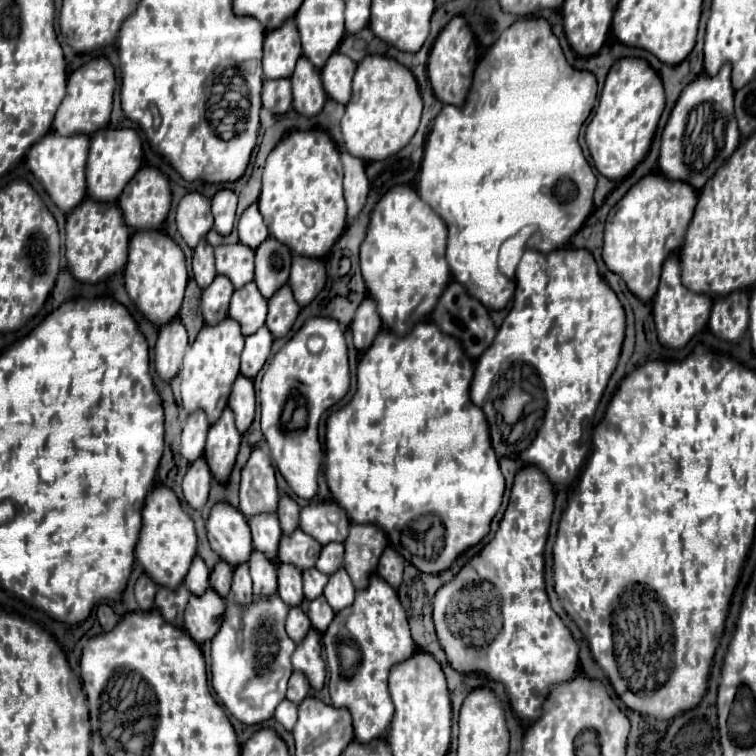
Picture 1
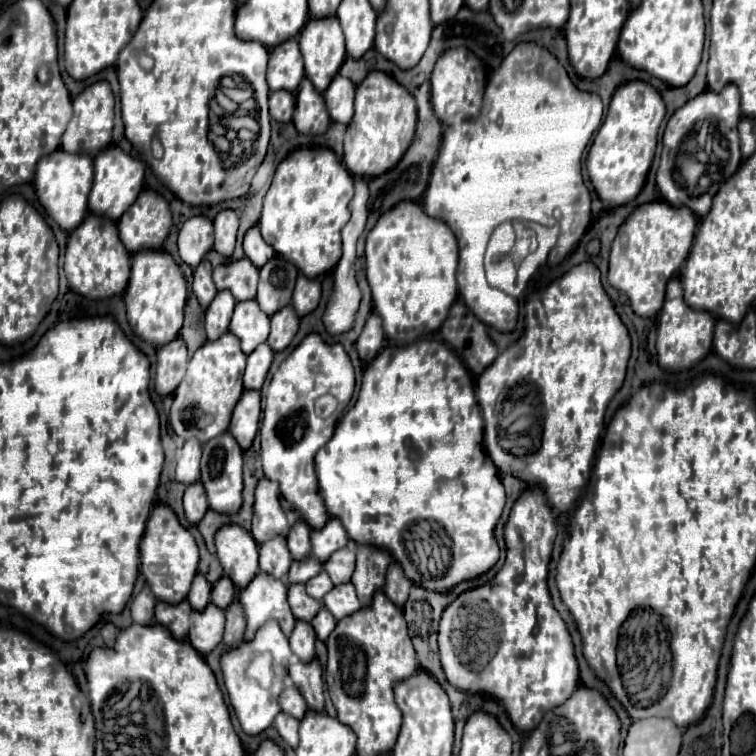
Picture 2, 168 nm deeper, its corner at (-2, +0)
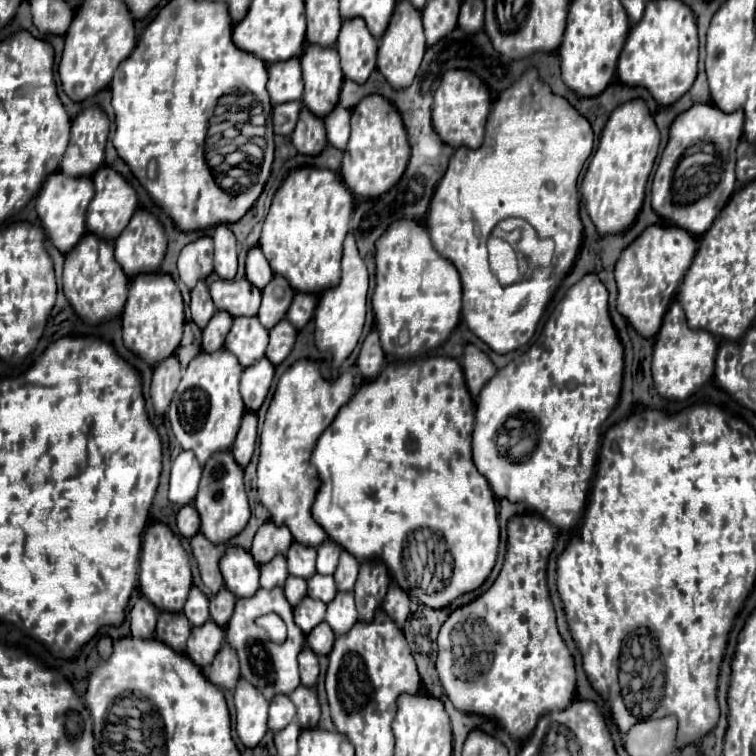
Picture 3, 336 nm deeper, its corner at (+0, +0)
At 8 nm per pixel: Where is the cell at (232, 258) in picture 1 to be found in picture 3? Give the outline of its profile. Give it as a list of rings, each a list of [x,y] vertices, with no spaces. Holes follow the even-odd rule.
[[[215,281],[211,297],[217,311],[227,311],[231,317],[255,317],[261,305],[261,293],[247,281]]]

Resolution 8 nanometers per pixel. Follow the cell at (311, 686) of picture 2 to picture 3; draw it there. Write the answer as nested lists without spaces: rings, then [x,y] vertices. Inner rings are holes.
[[[299,685],[289,695],[289,699],[297,707],[299,727],[301,729],[313,729],[313,727],[317,727],[317,721],[319,721],[319,715],[321,715],[321,709],[319,709],[319,703],[317,703],[317,691]]]

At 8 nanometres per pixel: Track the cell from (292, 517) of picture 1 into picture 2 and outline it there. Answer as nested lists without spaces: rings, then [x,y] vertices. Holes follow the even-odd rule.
[[[295,519],[287,533],[287,547],[295,559],[303,559],[305,555],[311,553],[311,543],[309,543],[309,525],[305,521]]]

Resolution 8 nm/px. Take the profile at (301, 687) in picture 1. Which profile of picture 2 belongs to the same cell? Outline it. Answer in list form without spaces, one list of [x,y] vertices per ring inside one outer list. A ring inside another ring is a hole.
[[[289,685],[281,697],[279,697],[279,703],[281,703],[281,709],[297,719],[303,719],[305,711],[307,711],[307,703],[303,701],[303,695],[299,693],[299,689],[295,685]]]

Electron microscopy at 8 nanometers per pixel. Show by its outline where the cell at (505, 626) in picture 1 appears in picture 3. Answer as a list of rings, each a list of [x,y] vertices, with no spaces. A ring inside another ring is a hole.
[[[523,513],[509,521],[507,531],[509,545],[499,577],[477,601],[453,611],[443,623],[437,637],[439,651],[435,665],[441,685],[457,711],[495,719],[515,741],[525,741],[533,733],[539,717],[561,711],[575,699],[575,665],[557,631],[555,609],[547,589],[547,561],[555,547],[553,525],[537,517],[537,513]]]

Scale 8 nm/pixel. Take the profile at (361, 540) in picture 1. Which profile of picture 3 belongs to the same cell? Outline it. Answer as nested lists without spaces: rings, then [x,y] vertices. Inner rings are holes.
[[[375,561],[361,563],[359,579],[355,583],[355,605],[359,613],[359,621],[371,621],[375,611],[381,607],[387,587],[391,583],[391,575],[385,565]]]

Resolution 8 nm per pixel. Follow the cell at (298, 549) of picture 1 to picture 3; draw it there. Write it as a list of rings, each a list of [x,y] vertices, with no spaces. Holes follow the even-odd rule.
[[[287,577],[283,591],[285,591],[285,597],[291,603],[291,607],[297,607],[301,597],[307,595],[307,581],[299,579],[299,577]]]

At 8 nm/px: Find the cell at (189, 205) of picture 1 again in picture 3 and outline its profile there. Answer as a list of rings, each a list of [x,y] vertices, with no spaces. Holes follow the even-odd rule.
[[[199,237],[195,243],[183,247],[177,261],[179,277],[191,291],[197,281],[207,279],[213,273],[213,239]]]

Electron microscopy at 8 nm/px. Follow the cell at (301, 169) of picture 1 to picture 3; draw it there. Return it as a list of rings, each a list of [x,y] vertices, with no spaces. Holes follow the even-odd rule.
[[[301,167],[289,173],[273,197],[263,221],[259,247],[275,275],[289,281],[293,291],[319,295],[341,279],[343,239],[355,205],[353,193],[329,169]]]

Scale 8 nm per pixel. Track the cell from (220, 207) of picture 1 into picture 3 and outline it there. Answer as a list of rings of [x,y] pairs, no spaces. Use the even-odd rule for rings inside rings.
[[[219,225],[213,231],[215,241],[215,273],[221,279],[233,279],[237,273],[237,241],[227,225]]]

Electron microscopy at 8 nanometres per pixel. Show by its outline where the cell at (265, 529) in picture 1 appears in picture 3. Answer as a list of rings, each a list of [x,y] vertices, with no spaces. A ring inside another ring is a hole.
[[[277,555],[273,561],[269,561],[261,567],[261,587],[263,589],[283,587],[287,575],[289,573],[287,573],[287,565],[285,565],[285,557]]]

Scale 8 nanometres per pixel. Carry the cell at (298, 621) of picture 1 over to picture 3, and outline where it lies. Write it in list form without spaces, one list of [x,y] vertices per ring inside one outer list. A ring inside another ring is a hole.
[[[305,647],[299,655],[299,671],[301,671],[301,683],[305,687],[315,687],[317,685],[319,663],[317,663],[317,655],[309,647]]]

